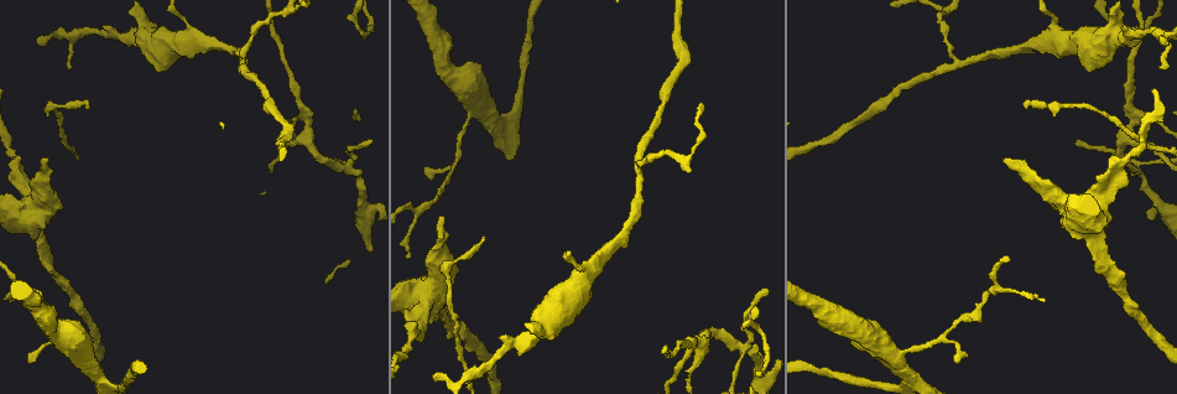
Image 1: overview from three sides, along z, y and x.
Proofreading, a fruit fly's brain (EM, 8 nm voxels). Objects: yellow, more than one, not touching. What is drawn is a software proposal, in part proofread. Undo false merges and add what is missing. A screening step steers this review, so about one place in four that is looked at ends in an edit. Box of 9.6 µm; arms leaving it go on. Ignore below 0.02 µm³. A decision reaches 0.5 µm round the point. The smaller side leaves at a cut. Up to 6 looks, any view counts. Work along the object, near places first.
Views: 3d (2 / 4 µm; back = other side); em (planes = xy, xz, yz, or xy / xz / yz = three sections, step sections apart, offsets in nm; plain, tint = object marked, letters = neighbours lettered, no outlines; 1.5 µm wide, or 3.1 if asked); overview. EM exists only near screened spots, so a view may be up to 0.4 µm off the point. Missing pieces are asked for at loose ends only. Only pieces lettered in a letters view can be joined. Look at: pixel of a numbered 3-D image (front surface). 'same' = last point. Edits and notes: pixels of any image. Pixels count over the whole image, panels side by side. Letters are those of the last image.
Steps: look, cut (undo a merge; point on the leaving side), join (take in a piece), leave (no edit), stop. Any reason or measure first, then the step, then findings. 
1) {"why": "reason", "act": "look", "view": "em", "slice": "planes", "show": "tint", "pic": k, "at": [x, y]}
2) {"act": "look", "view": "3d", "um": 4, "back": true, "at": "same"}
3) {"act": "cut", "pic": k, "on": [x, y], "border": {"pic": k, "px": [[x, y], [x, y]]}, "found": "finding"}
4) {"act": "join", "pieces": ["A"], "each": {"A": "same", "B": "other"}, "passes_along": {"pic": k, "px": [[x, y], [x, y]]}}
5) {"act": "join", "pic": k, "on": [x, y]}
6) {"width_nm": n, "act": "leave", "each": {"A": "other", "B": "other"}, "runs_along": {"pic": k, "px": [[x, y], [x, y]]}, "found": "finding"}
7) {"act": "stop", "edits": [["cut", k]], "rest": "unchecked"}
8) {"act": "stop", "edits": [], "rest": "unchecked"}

{"why": "thin end", "act": "look", "view": "3d", "um": 2, "pic": 1, "at": [89, 107]}

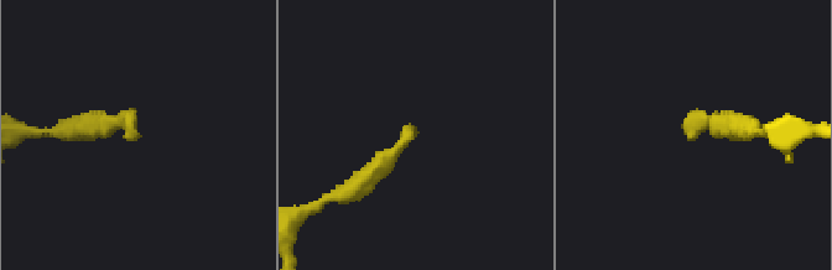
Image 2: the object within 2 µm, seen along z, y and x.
{"why": "need the tissue", "act": "look", "view": "em", "slice": "xy", "step": 8, "show": "letters", "pic": 2, "at": [131, 139]}

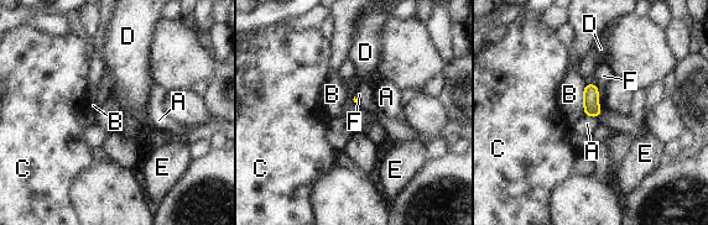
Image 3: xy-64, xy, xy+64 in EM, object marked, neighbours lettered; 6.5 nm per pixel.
{"act": "leave", "each": {"A": "other", "B": "other", "C": "other", "D": "other", "E": "other", "F": "other"}, "found": "no lettered piece goes on from it"}

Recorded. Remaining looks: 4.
{"why": "free end", "act": "look", "view": "3d", "um": 2, "pic": 1, "at": [1003, 161]}

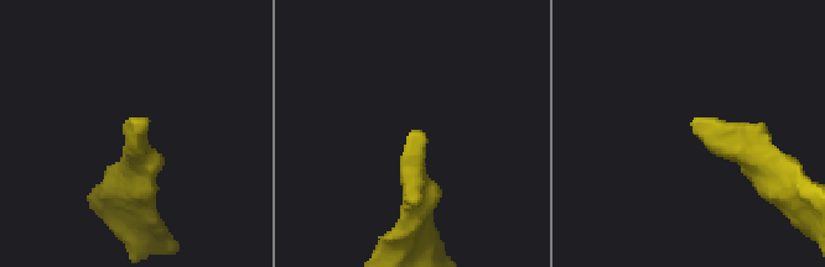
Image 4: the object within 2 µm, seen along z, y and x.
{"act": "look", "view": "em", "slice": "xz", "step": 8, "show": "tint", "pic": 4, "at": [691, 123]}

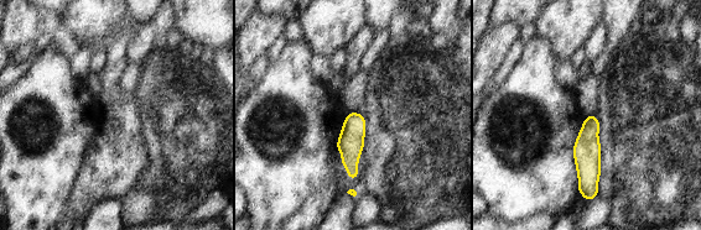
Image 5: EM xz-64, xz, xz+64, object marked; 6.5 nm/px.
{"why": "another direction", "act": "look", "view": "em", "slice": "planes", "show": "letters", "at": "same"}

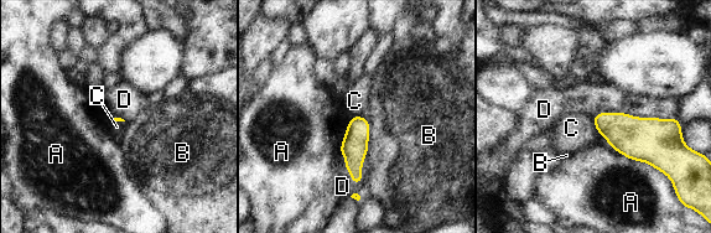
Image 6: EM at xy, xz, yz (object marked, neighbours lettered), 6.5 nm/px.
{"act": "leave", "each": {"A": "other", "B": "other", "C": "other", "D": "other"}, "border": {"pic": 6, "px": [[675, 117], [598, 113], [593, 118]]}, "found": "none of them fits"}

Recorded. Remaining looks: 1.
{"act": "stop", "edits": [], "rest": "unchecked"}

